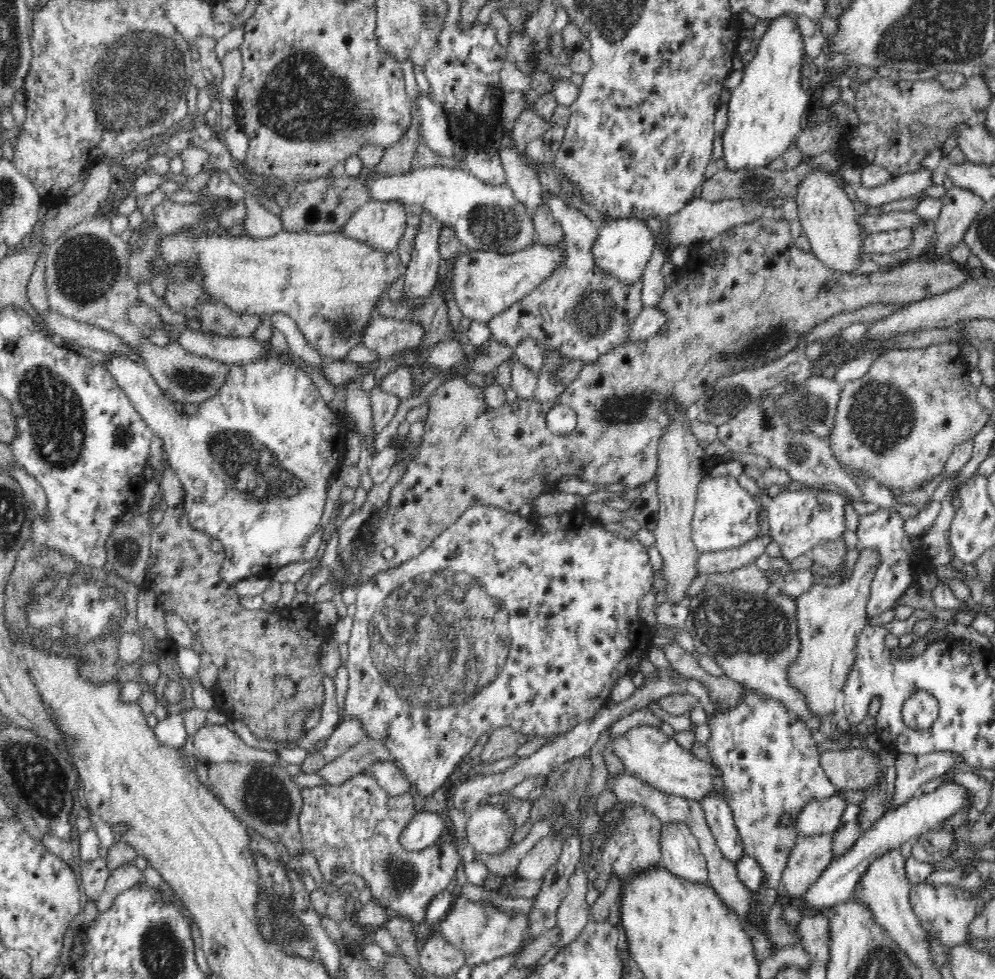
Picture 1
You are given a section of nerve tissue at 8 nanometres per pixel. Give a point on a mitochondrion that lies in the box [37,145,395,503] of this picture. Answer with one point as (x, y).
(86, 267)

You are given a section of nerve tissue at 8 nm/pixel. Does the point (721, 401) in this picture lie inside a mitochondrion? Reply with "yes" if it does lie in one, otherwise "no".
yes

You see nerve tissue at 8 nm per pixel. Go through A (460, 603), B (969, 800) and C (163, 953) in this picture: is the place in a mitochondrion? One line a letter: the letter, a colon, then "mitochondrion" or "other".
A: mitochondrion
B: other
C: mitochondrion

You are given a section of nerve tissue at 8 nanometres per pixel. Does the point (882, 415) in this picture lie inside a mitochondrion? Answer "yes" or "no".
yes

